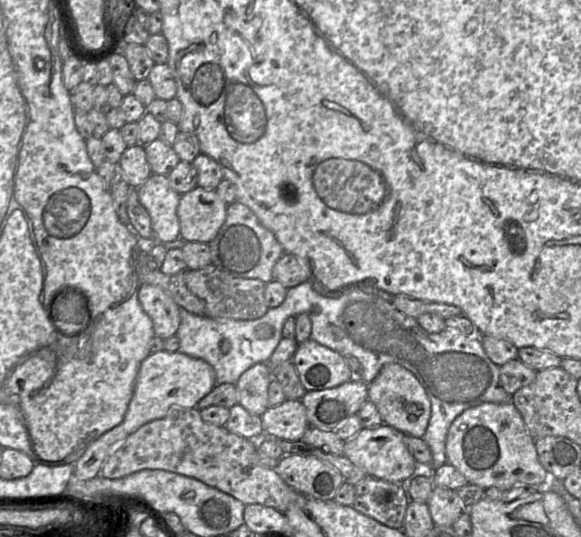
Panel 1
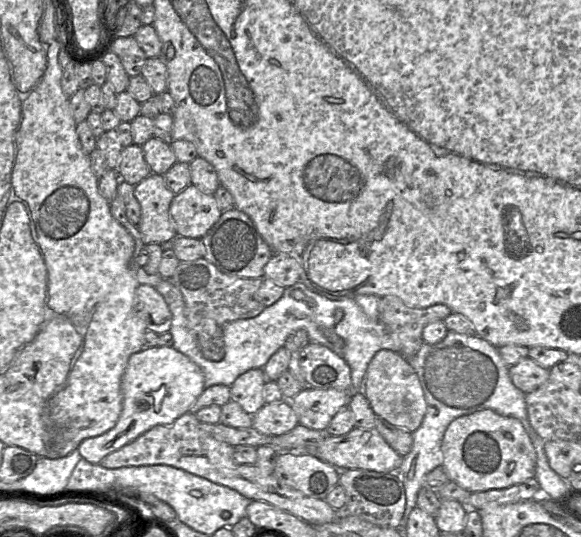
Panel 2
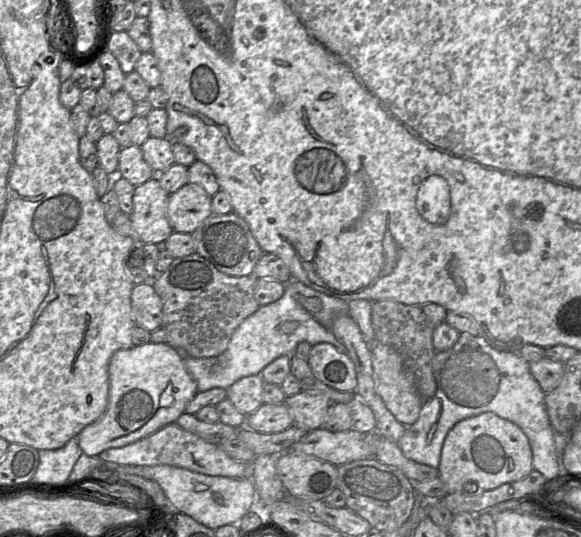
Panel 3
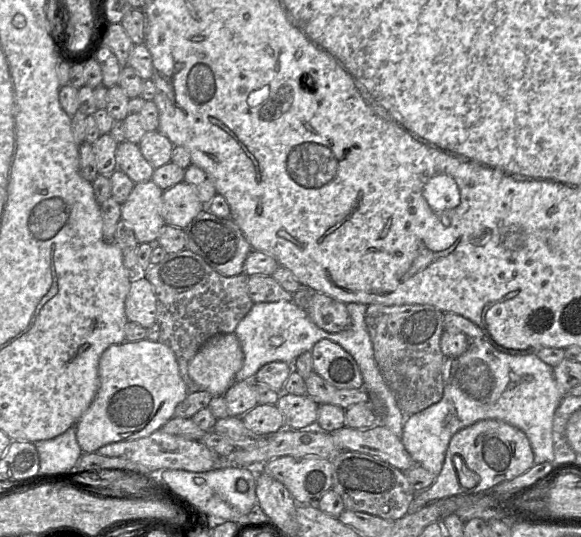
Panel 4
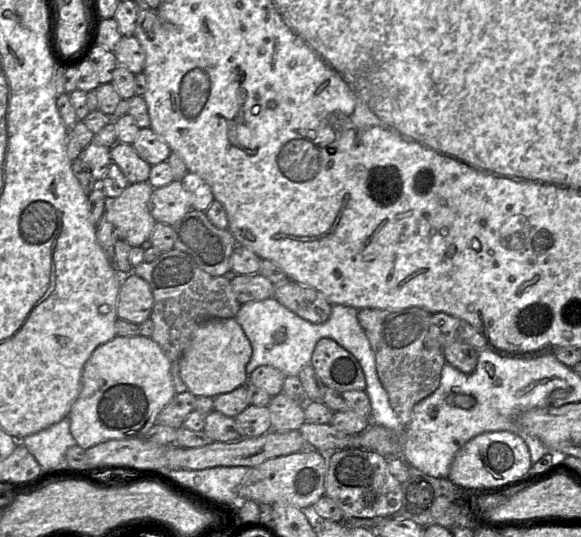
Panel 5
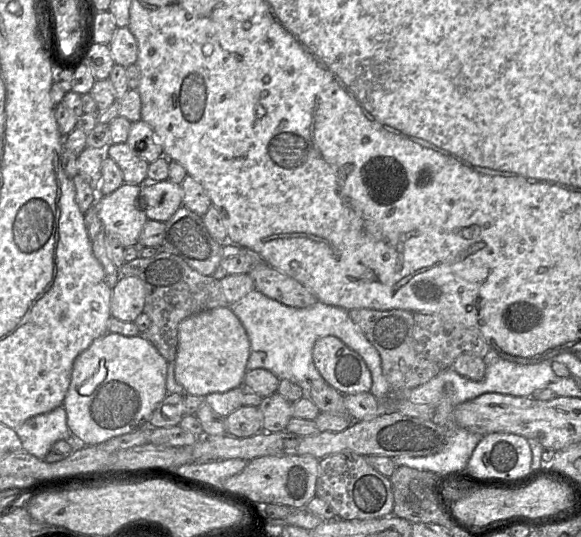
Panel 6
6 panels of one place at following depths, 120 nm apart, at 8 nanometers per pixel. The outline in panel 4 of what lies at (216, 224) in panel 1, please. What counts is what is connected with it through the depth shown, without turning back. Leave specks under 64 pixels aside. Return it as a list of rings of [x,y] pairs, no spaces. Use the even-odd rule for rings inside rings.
[[[180,182],[164,190],[162,194],[162,217],[166,225],[185,228],[203,209],[195,188]]]

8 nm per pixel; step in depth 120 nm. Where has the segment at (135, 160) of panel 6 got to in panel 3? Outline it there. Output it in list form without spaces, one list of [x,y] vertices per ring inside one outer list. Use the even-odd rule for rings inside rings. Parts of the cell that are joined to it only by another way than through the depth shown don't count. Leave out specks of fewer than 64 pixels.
[[[131,144],[121,148],[118,176],[122,176],[136,187],[156,176],[156,173],[145,161],[141,147]]]

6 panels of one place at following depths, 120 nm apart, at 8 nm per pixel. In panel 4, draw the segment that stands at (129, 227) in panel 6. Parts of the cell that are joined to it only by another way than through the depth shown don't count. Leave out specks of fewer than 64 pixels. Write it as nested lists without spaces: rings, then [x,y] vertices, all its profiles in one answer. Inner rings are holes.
[[[152,180],[139,182],[121,205],[121,219],[128,223],[139,244],[155,241],[166,225],[162,217],[162,194],[163,190]]]

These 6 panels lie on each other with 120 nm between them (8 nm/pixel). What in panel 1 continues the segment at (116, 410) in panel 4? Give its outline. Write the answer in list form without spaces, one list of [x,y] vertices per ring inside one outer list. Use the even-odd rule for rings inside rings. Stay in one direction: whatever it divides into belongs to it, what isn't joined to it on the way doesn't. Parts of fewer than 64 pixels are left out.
[[[162,350],[151,353],[141,365],[134,392],[122,422],[91,443],[74,463],[74,475],[89,480],[99,475],[100,469],[112,451],[142,425],[163,418],[172,409],[189,409],[205,397],[216,385],[214,368],[206,361],[179,351]]]

